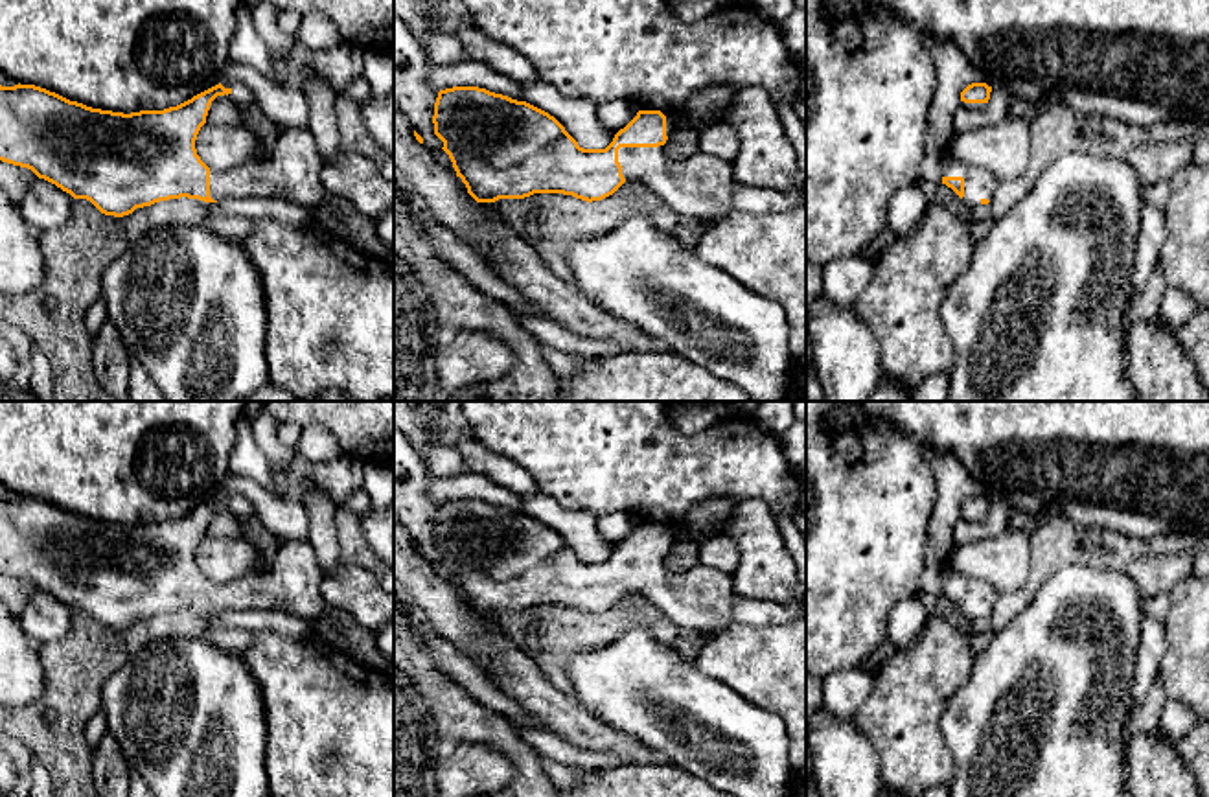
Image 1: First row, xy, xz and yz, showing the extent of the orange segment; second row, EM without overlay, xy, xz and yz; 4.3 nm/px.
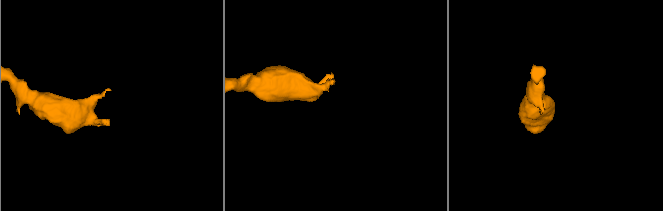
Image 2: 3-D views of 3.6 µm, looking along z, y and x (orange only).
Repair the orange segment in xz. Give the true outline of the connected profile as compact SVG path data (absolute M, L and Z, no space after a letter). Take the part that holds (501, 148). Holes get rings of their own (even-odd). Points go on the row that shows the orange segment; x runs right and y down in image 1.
M453 87L438 92L432 123L456 177L477 202L534 193L563 193L593 202L637 180L655 191L677 217L718 221L732 212L732 164L701 151L685 160L668 158L664 144L675 129L675 118L668 112L639 110L605 149L583 149L554 116L526 101L478 87Z

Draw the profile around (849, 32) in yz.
M854 20L835 24L834 31L854 57L859 57L863 53L861 28Z

